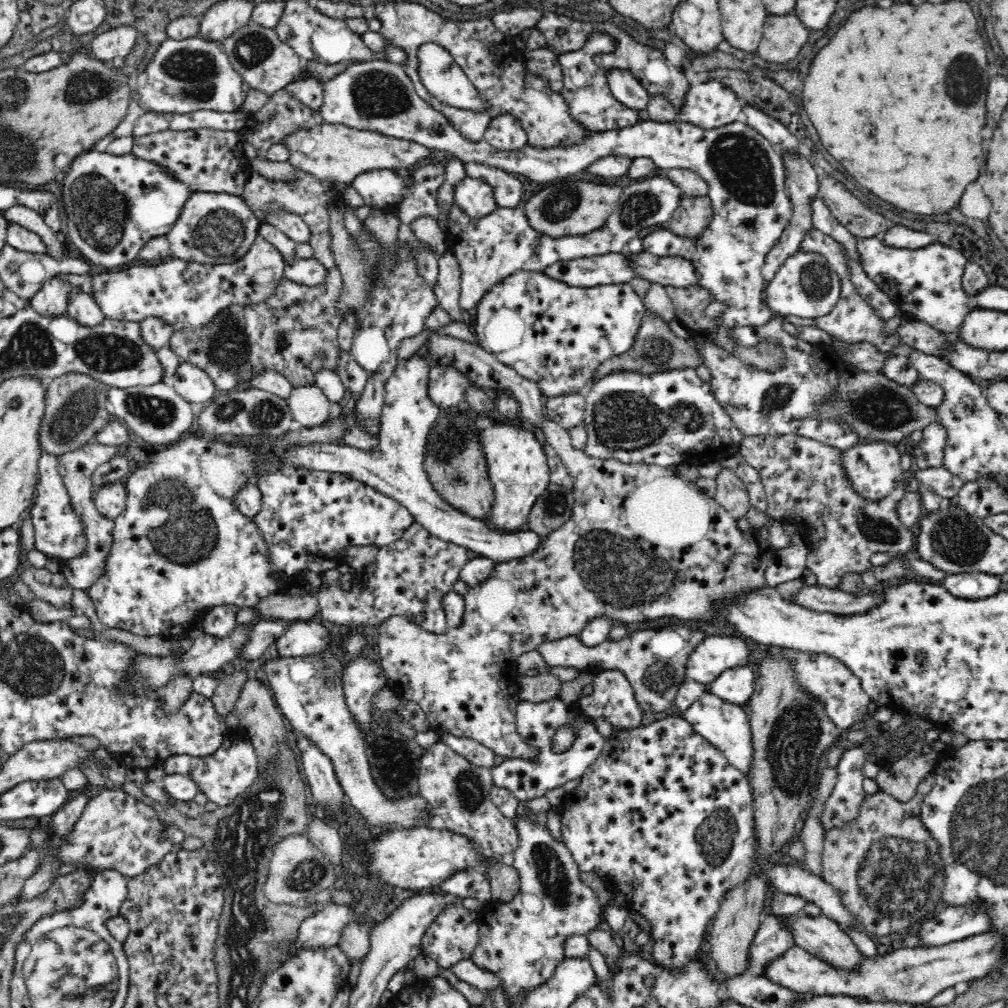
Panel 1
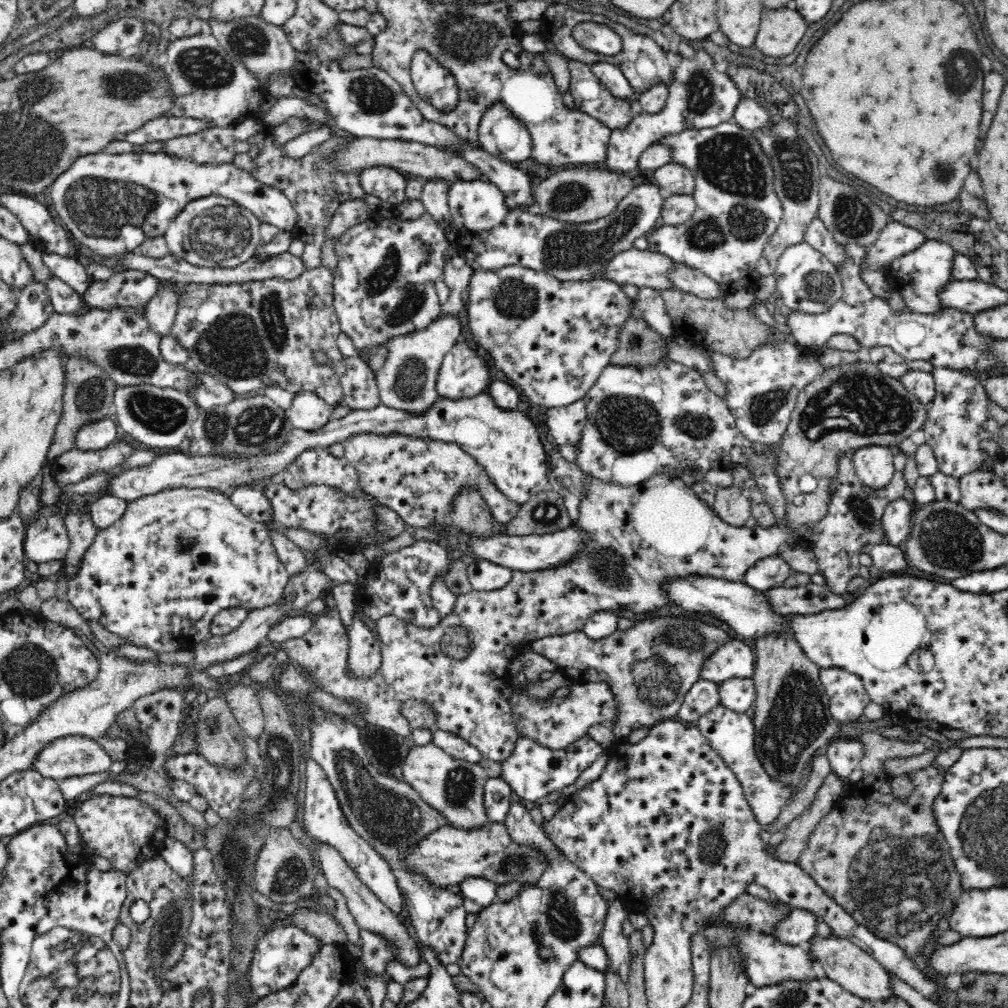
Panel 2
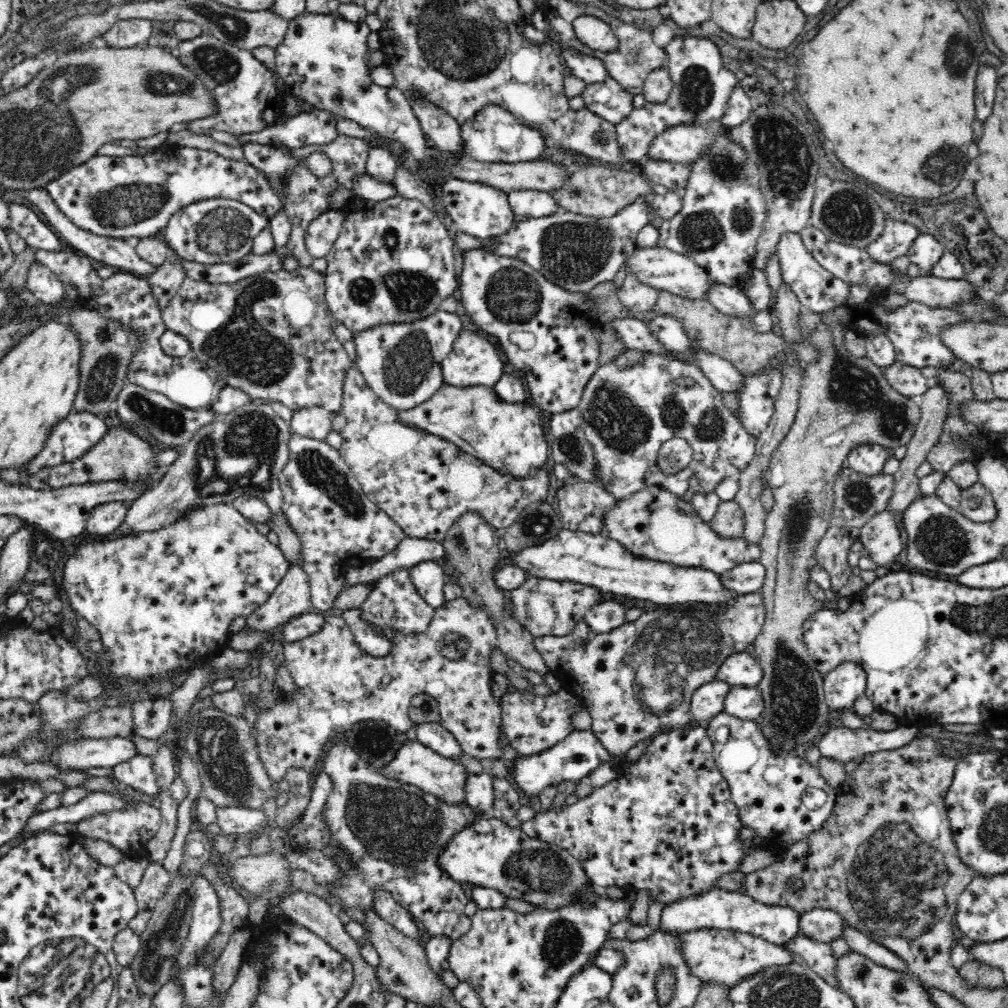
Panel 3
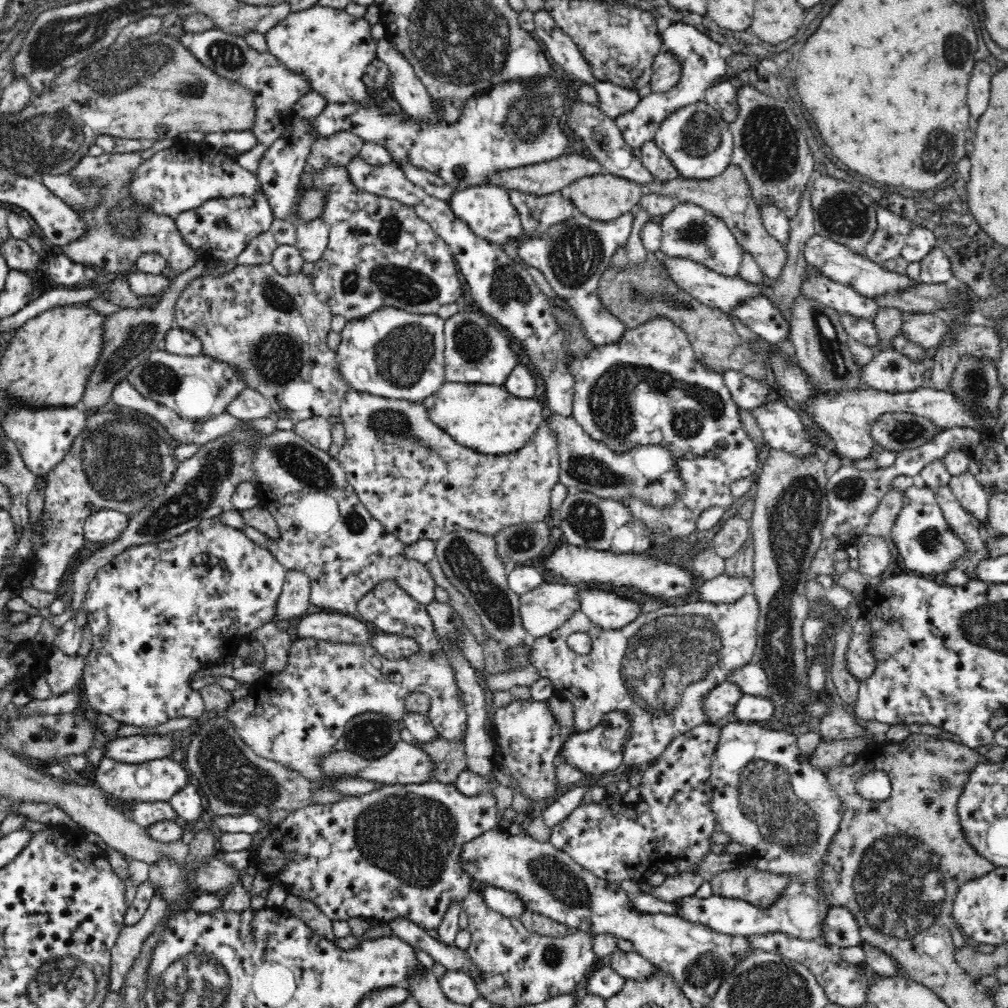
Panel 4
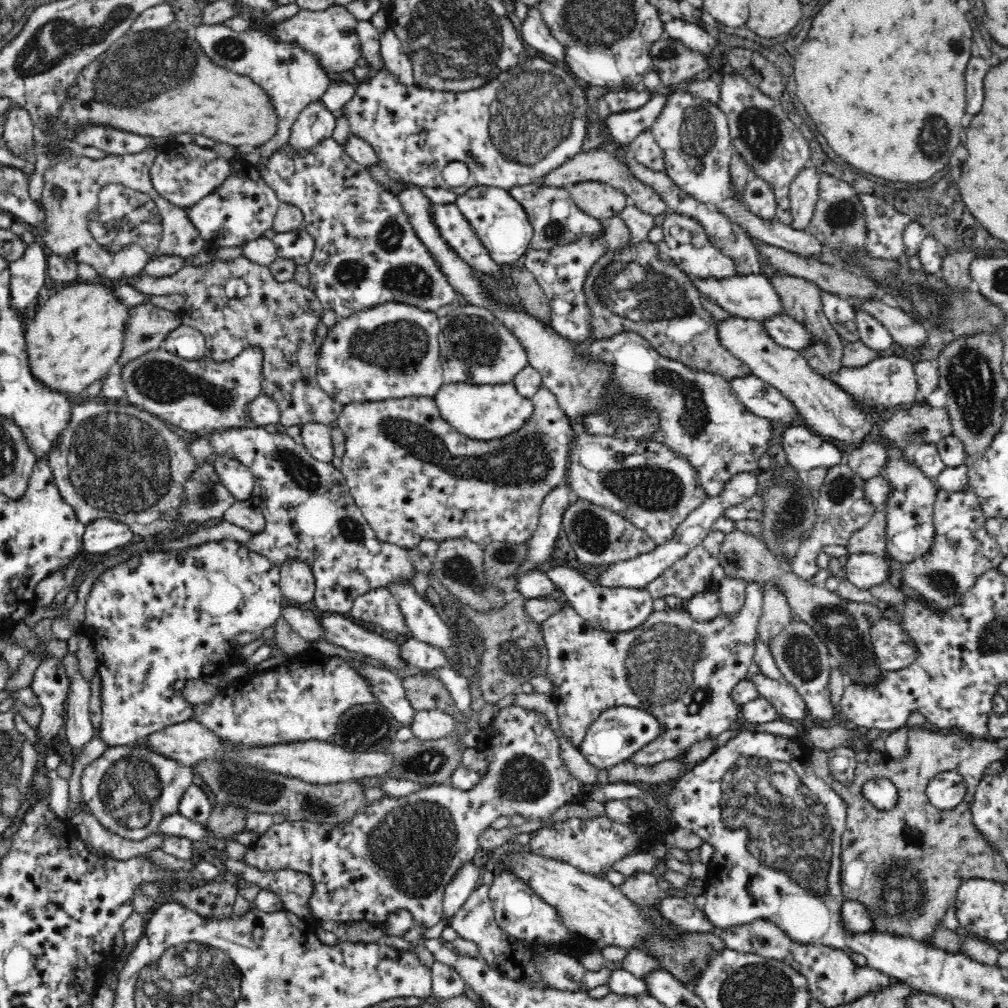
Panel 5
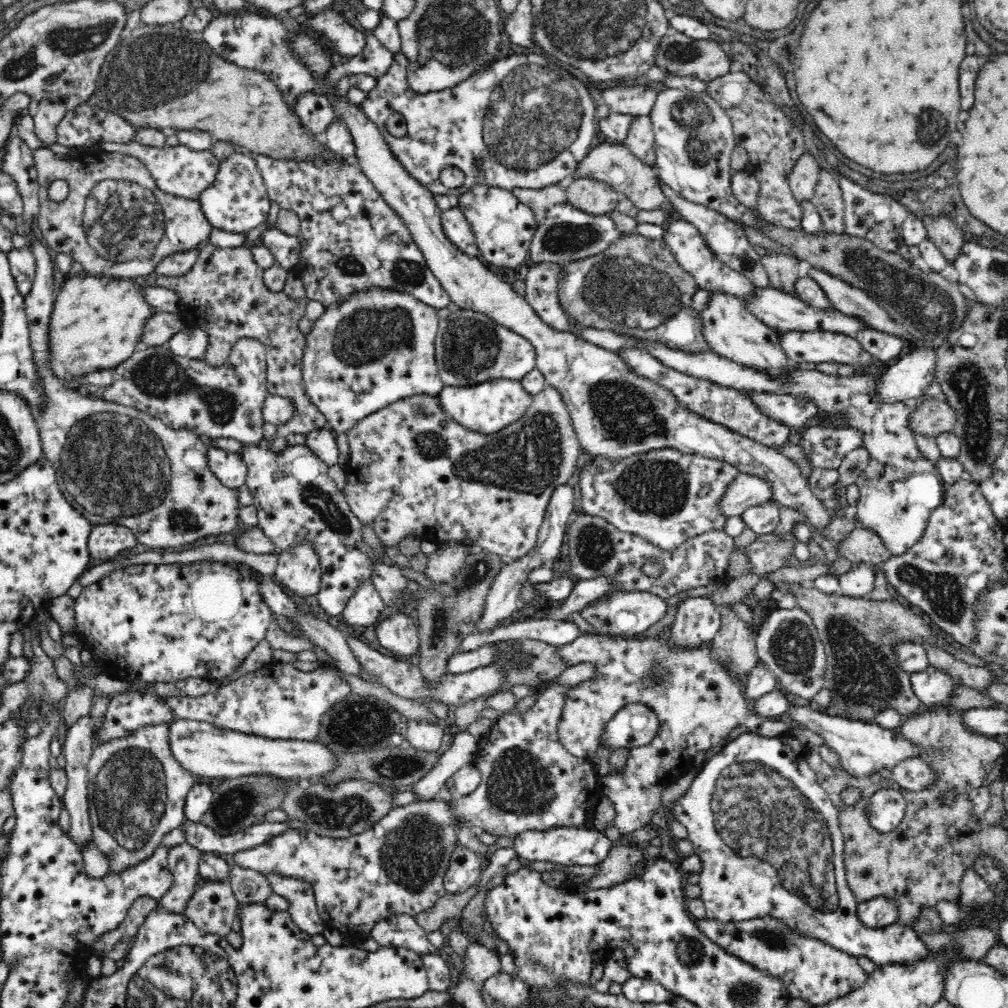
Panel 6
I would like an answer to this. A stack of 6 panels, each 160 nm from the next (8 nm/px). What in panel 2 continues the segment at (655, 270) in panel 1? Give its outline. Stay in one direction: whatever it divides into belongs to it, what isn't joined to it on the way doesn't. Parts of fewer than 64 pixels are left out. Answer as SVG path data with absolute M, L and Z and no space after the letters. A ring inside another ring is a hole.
M678 263L675 269L669 272L669 279L676 289L703 299L724 298L728 292L722 285L706 276L702 271L690 268L686 264Z

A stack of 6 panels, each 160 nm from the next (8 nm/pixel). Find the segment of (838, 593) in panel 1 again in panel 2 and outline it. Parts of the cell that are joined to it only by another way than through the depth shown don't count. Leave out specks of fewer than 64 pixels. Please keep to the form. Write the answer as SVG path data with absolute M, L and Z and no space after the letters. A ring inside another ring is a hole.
M810 583L806 586L801 587L790 587L786 588L783 586L776 586L767 590L765 598L769 602L769 606L772 608L772 611L777 614L777 616L786 616L786 615L802 615L810 616L814 614L819 614L822 610L835 610L838 608L843 608L846 605L846 602L841 598L840 595L830 593L829 588Z

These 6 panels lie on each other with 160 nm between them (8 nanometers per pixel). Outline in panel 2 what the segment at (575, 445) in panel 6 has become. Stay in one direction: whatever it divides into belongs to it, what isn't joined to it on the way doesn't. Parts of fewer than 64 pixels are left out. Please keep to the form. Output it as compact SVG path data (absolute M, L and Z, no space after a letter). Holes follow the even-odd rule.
M344 356L335 371L343 388L342 404L350 410L372 410L381 403L375 374L360 356ZM362 432L354 434L343 442L343 456L356 469L358 473L358 484L362 491L374 497L377 503L388 507L408 525L414 528L426 529L440 535L448 535L451 530L449 514L451 513L455 498L464 489L476 489L482 499L486 501L490 514L495 520L498 528L502 528L510 522L521 505L510 500L498 487L491 481L485 468L466 451L453 442L442 440L431 440L431 438L420 438L410 434L374 434L373 432Z

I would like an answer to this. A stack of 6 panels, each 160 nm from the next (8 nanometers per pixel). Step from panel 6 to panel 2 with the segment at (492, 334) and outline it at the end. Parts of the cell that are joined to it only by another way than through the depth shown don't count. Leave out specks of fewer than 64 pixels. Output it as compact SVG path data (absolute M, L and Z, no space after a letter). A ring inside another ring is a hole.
M462 340L443 358L436 388L439 396L452 400L472 398L488 390L491 376L486 359Z

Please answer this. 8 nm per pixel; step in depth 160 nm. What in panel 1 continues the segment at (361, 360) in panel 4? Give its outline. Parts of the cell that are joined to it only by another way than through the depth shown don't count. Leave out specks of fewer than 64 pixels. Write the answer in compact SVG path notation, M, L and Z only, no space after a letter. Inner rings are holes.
M419 350L406 360L397 362L394 376L384 386L384 406L381 412L379 443L371 451L352 448L338 443L312 443L286 451L283 458L290 466L315 471L345 474L369 484L378 492L392 497L405 506L427 532L450 544L462 546L465 550L488 558L495 564L512 560L524 560L532 556L542 537L533 531L510 533L492 528L486 520L478 520L448 505L429 480L423 462L429 430L441 415L441 408L435 406L428 396L428 377L434 366L424 351Z

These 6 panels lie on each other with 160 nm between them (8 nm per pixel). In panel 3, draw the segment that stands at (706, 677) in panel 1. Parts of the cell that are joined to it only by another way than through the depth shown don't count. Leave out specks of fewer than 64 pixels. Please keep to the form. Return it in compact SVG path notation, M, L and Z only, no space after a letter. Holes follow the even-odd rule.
M746 651L730 655L725 664L720 666L717 680L722 680L731 686L756 688L763 678L761 665L756 658Z

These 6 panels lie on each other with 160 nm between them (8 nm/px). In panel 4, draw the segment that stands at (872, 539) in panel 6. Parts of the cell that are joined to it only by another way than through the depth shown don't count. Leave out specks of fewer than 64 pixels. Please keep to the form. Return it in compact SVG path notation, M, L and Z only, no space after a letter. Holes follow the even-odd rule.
M894 489L889 490L882 497L878 508L870 519L869 525L860 535L874 535L875 538L890 539L889 535L900 508L902 508L902 493L894 491Z

